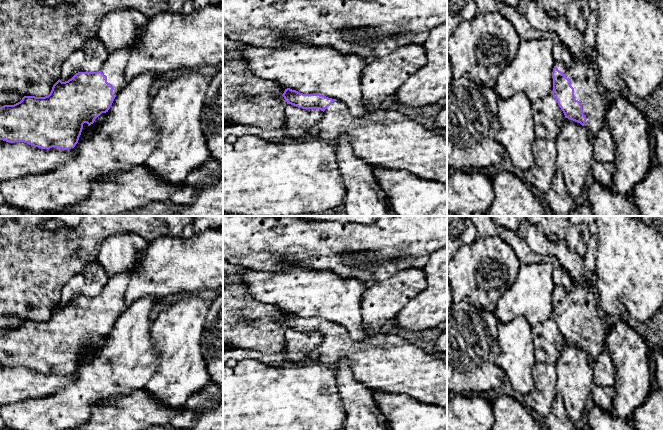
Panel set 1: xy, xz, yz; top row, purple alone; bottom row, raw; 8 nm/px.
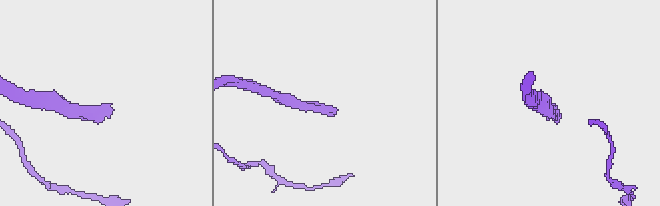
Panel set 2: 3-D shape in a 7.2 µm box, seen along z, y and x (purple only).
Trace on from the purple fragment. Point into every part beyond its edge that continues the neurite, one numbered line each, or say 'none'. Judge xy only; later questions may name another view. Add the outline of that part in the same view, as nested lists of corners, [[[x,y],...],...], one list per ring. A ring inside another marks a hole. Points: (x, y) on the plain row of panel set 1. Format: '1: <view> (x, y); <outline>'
1: xy (114, 291); [[[129,272],[110,276],[99,295],[107,300],[107,306],[114,312],[113,319],[117,319],[127,308],[125,293],[129,280]]]

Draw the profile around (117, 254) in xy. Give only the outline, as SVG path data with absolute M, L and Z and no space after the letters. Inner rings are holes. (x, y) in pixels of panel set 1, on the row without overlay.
M134 233L111 236L100 244L97 261L109 276L130 271L148 243Z

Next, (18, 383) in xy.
M0 364L0 406L54 394L75 379L74 372L41 373L24 366Z

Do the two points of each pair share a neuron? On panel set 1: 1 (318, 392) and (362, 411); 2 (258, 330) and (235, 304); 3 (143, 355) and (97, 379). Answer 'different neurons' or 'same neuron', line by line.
1: different neurons
2: same neuron
3: same neuron

